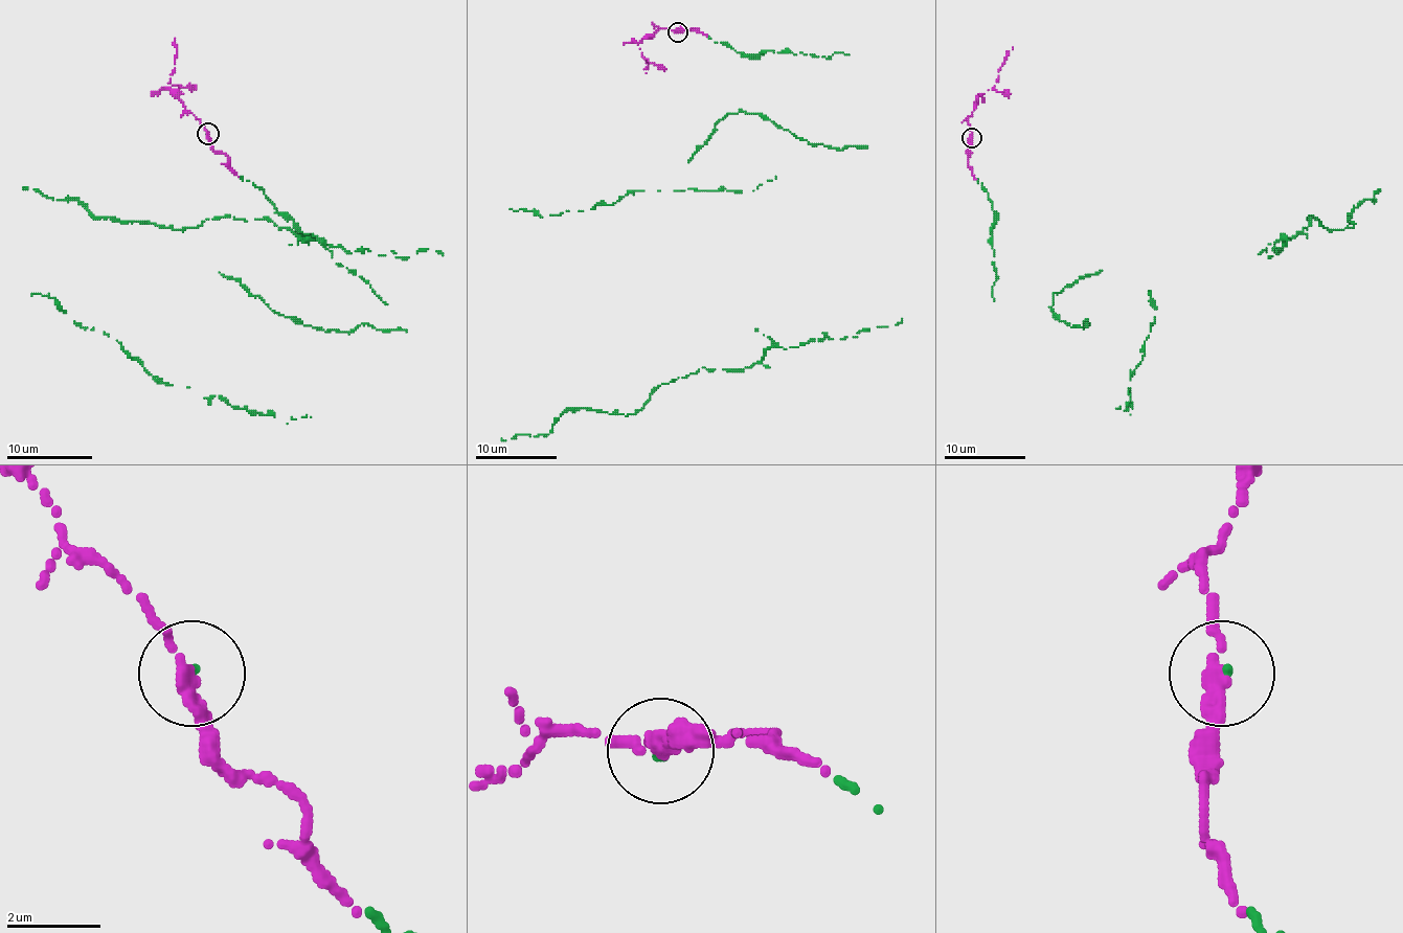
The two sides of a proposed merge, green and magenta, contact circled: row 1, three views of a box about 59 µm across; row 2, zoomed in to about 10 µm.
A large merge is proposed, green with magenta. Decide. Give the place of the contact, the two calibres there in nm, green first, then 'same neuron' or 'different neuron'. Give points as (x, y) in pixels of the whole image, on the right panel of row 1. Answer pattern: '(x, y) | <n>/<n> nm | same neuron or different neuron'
(971, 138) | 100/300 nm | same neuron

